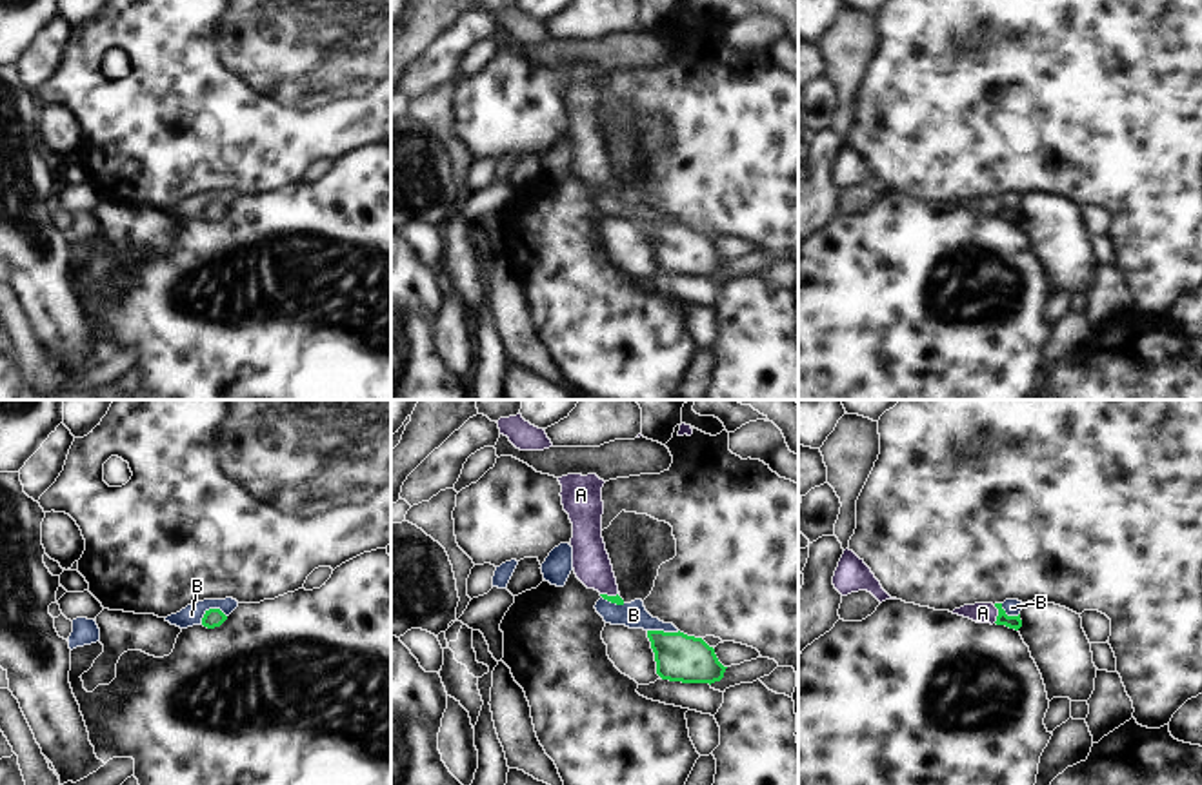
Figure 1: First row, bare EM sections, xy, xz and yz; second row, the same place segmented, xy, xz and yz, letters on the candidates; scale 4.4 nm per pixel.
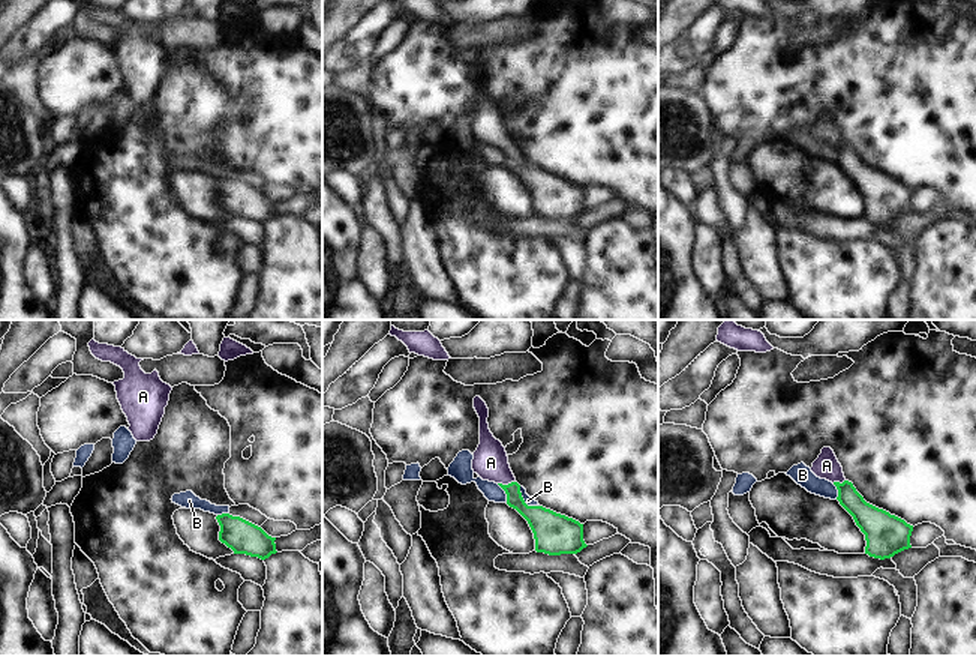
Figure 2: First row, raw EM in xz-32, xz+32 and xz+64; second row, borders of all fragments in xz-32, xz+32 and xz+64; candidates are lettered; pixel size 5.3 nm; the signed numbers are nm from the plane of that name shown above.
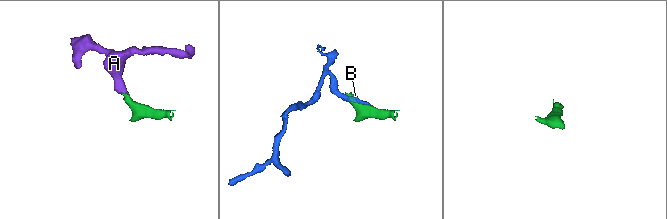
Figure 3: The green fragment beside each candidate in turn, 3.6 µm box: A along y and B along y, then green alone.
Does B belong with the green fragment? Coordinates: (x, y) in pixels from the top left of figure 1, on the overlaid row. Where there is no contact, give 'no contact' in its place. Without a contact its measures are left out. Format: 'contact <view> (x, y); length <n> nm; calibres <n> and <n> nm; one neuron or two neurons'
contact xy (210, 609); length 130 nm; calibres 80 and 90 nm; two neurons

